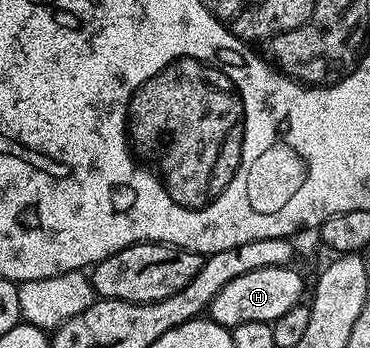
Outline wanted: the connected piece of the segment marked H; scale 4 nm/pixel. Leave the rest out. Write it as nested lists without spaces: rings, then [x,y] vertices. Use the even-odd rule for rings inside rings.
[[[290,266],[266,267],[253,269],[249,273],[241,273],[241,277],[233,277],[217,297],[213,297],[209,308],[210,318],[228,329],[241,325],[241,321],[265,321],[274,323],[281,313],[289,313],[289,309],[300,306],[303,295],[303,279]]]

